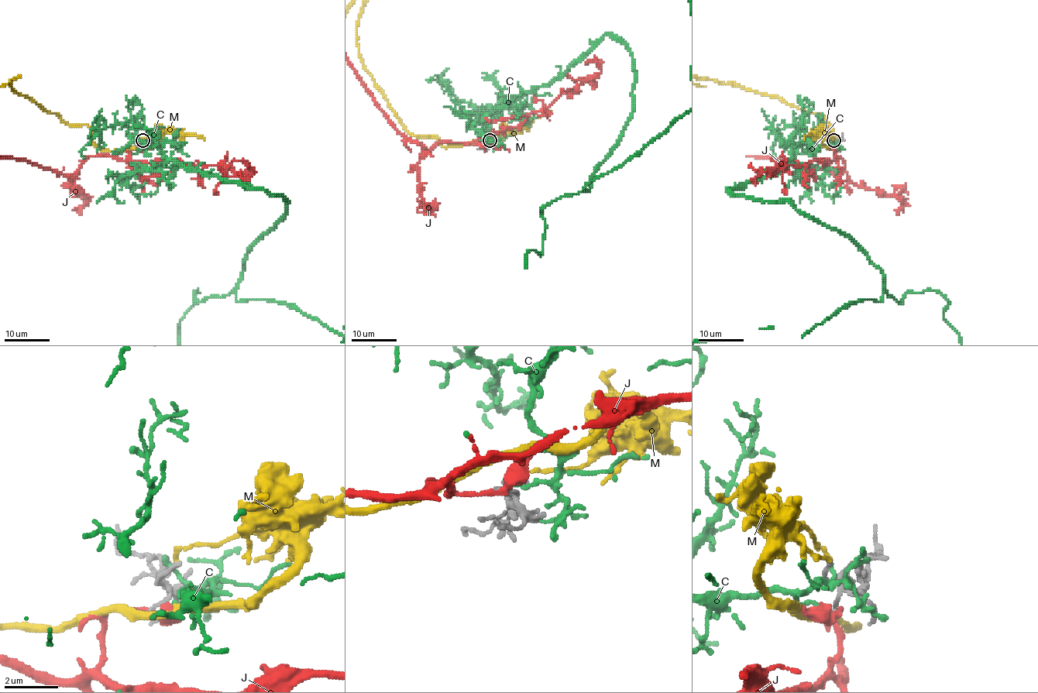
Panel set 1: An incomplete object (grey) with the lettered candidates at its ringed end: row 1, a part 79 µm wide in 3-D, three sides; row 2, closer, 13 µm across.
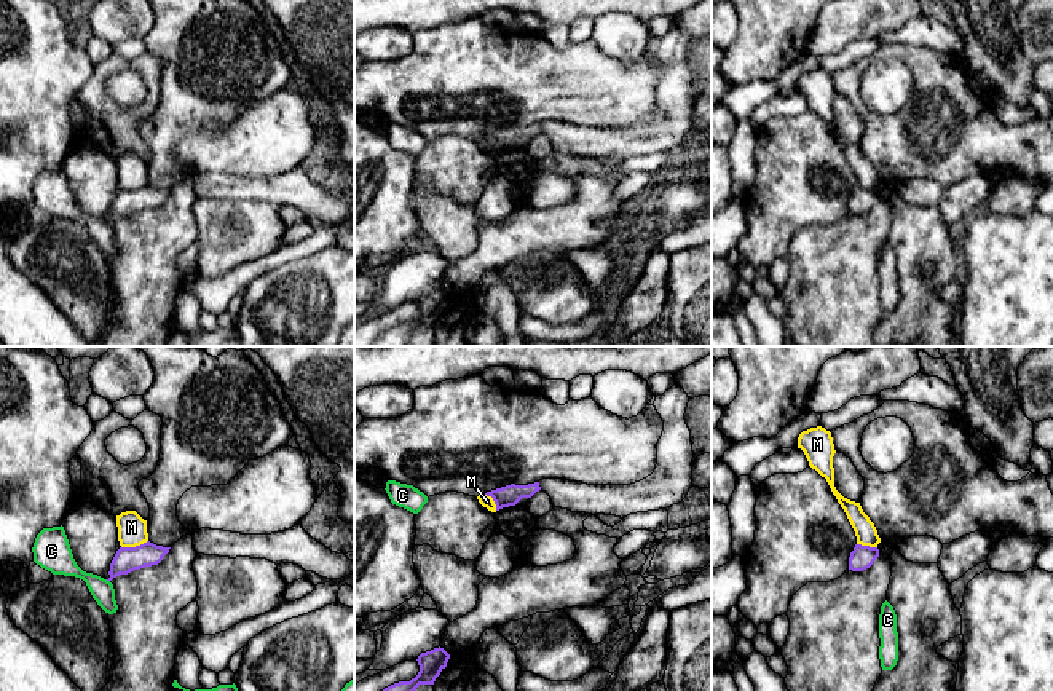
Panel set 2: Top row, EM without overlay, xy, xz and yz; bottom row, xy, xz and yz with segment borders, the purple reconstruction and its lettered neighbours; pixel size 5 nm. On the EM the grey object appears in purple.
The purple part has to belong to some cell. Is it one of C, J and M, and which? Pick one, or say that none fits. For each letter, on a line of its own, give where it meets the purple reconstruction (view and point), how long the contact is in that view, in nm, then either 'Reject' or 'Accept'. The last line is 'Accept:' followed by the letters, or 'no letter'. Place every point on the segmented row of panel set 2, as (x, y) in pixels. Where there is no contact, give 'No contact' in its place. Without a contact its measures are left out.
C: No contact. Reject
J: No contact. Reject
M: Touches purple at xy (136, 546). Shared border 140 nm. Reject
Accept: no letter

